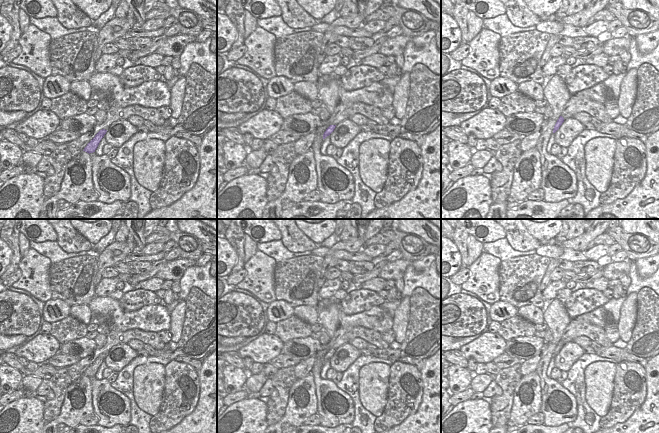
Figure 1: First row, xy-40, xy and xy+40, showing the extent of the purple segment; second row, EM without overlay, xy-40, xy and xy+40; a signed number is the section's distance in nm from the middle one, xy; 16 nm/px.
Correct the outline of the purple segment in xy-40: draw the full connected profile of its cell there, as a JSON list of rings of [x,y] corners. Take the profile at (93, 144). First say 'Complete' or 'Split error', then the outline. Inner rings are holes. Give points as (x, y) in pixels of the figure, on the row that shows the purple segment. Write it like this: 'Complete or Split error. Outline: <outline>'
Complete. Outline: [[[105,129],[100,130],[95,135],[95,137],[87,144],[87,146],[84,148],[83,151],[85,151],[89,154],[95,152],[95,150],[97,149],[101,139],[104,137],[106,132],[107,132],[107,130],[105,130]]]

